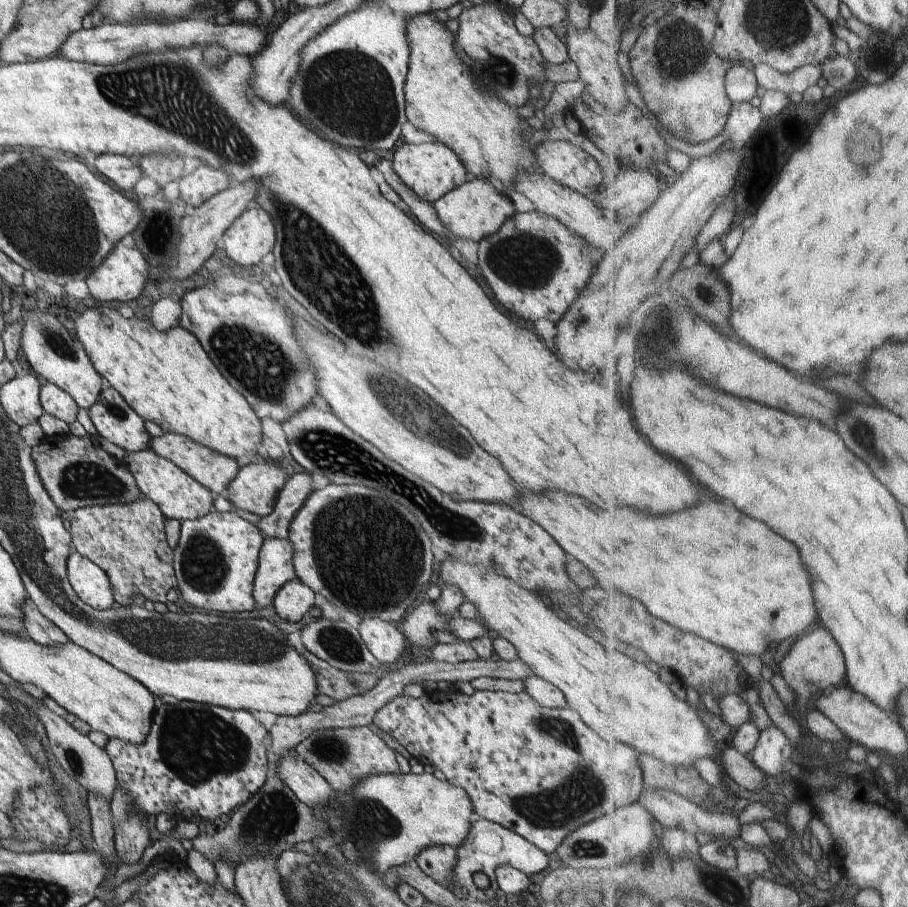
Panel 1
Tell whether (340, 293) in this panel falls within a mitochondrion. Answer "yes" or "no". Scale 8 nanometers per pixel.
yes

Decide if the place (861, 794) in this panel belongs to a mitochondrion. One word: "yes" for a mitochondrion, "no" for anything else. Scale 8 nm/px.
no

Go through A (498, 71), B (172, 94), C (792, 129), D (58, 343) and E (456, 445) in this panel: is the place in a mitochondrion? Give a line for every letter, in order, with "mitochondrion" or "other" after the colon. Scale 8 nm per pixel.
A: mitochondrion
B: mitochondrion
C: other
D: mitochondrion
E: mitochondrion

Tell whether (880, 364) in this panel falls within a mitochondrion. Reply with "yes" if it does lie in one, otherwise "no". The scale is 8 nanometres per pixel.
no

